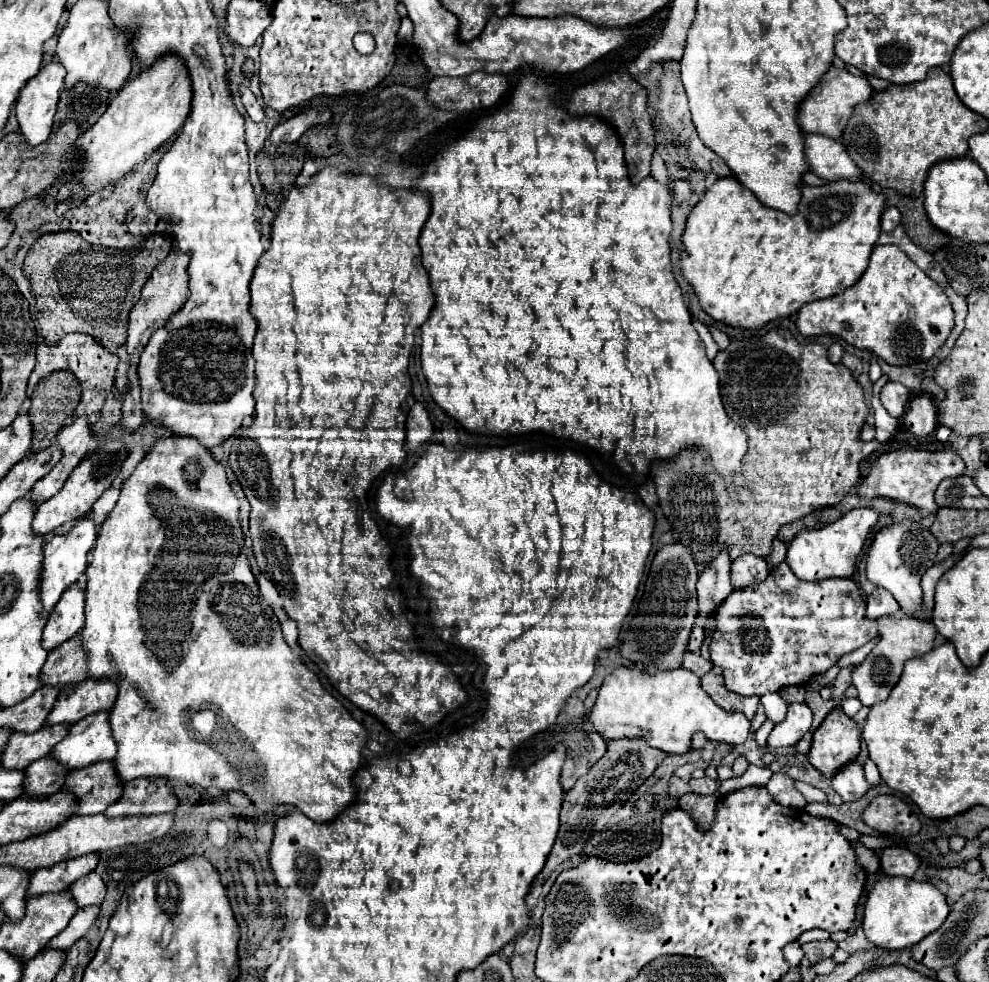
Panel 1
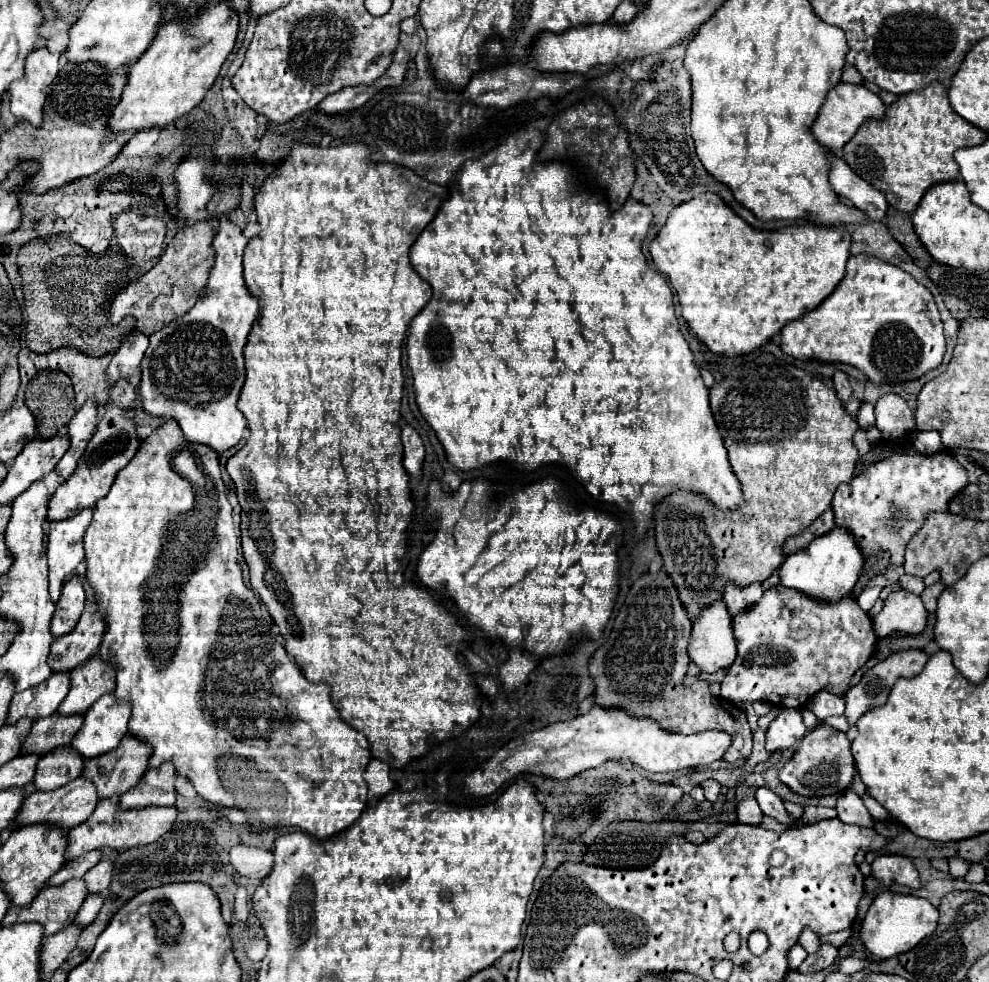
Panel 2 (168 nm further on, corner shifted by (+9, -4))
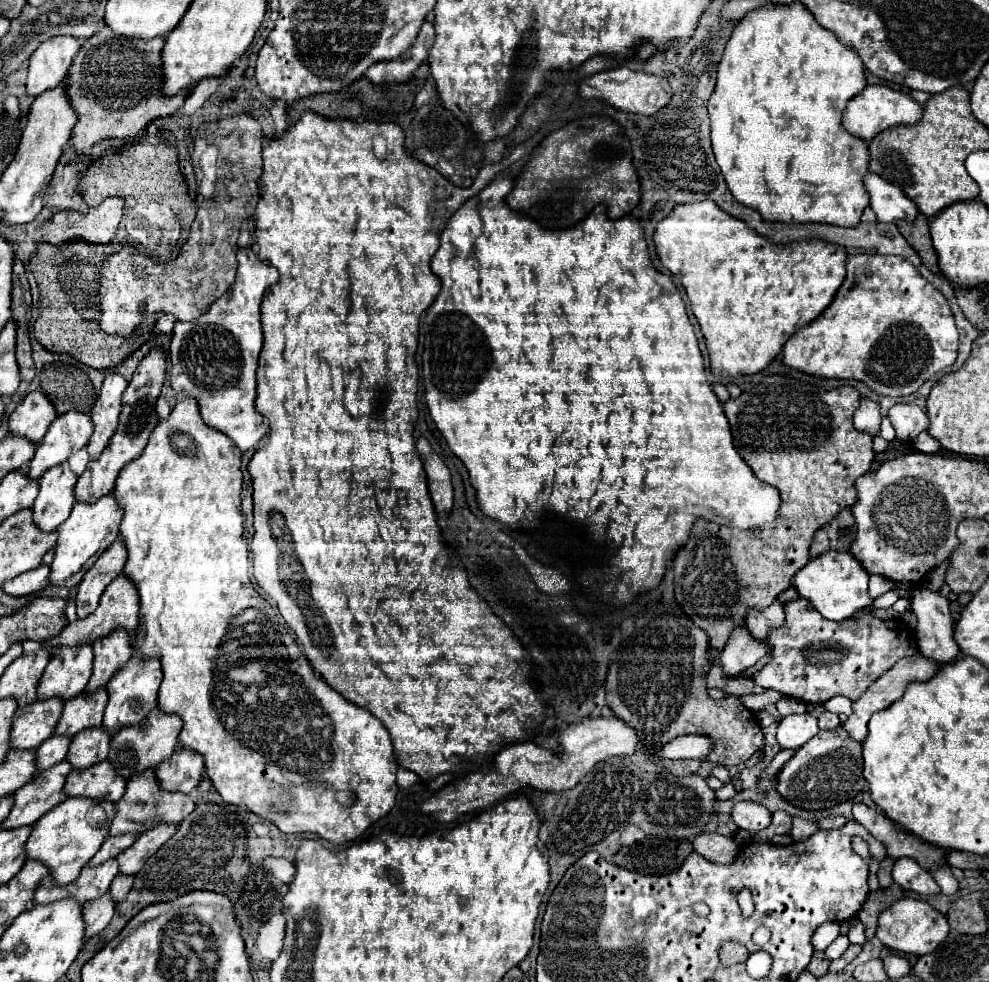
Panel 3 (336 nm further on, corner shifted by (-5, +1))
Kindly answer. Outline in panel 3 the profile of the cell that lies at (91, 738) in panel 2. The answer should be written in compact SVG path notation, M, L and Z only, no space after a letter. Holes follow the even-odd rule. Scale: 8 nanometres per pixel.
M133 652L129 664L125 668L121 668L111 682L107 684L107 694L109 694L109 702L105 708L105 716L103 716L103 724L101 728L113 736L117 734L123 726L135 726L135 722L143 722L143 718L147 718L147 714L157 706L157 692L159 692L159 684L161 684L161 664L157 660L147 660L143 662L139 654Z

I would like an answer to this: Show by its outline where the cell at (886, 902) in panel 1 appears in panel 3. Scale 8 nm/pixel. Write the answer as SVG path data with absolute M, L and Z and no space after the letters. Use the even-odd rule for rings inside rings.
M901 898L893 902L889 908L885 908L879 916L879 926L877 926L877 938L887 948L903 954L917 954L917 956L933 952L947 938L947 934L949 934L947 916L935 910L931 904L913 898Z

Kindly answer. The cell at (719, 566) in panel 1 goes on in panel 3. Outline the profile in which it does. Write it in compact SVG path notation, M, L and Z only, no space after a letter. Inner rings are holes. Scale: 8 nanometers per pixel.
M737 626L725 648L719 652L719 666L727 676L739 676L747 668L751 668L759 658L763 658L767 646L763 642L755 642L751 634L747 634L747 626Z

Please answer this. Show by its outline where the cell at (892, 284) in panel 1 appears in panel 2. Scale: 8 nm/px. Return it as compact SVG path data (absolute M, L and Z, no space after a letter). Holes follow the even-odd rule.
M855 255L849 257L847 273L837 289L817 309L809 311L797 321L787 323L781 329L779 347L785 355L801 361L815 359L823 363L847 363L863 371L869 381L881 385L913 381L939 367L945 353L945 337L933 295L923 285L919 285L909 273L891 263L871 255Z

